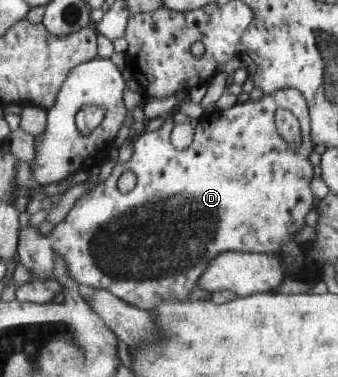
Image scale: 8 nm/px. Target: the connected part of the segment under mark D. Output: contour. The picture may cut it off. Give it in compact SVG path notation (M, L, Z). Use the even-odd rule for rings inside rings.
M285 87L285 89L275 91L274 94L264 94L259 100L247 101L244 104L235 104L226 110L214 109L211 113L203 113L199 117L199 123L195 128L195 139L187 149L177 149L171 145L169 136L173 129L173 119L166 117L165 123L155 131L146 132L135 136L133 141L133 153L127 162L118 162L115 169L107 179L97 182L96 186L90 192L87 192L76 201L73 207L68 211L66 217L56 223L55 228L50 231L49 237L54 241L55 259L61 255L61 259L67 265L68 275L71 280L81 286L89 286L91 289L106 290L115 295L115 297L125 300L126 303L133 304L134 307L143 310L151 310L156 307L158 302L169 302L170 299L187 299L191 290L197 281L206 273L207 266L219 254L226 251L251 252L251 253L279 253L281 239L291 239L295 241L295 235L305 223L305 215L309 213L313 205L313 191L311 191L311 180L313 180L313 165L310 157L313 152L313 137L311 136L312 124L310 119L310 107L305 96L298 89ZM281 108L291 110L291 113L297 117L302 127L303 144L299 150L292 150L290 144L279 135L277 121L274 119L275 113ZM124 171L135 173L137 182L131 191L122 193L117 187L117 180Z

